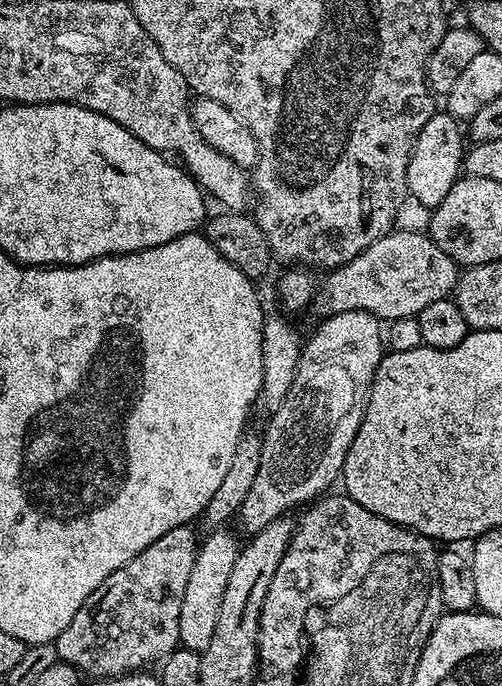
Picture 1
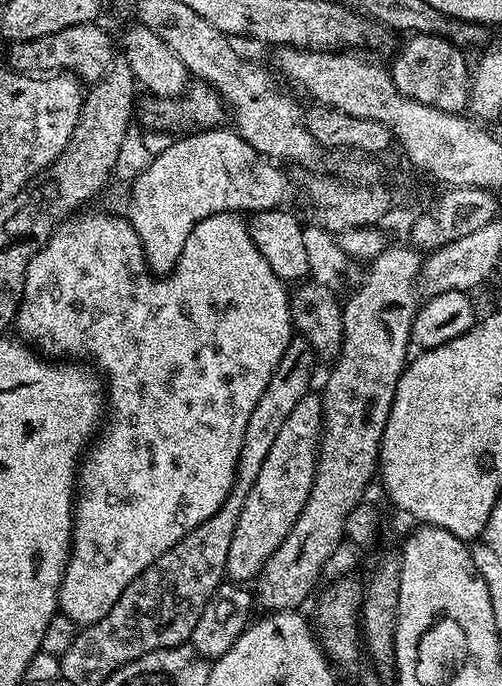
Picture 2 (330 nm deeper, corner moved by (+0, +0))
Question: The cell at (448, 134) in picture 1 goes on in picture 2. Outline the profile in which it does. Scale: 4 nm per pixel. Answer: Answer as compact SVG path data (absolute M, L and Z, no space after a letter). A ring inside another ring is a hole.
M412 34L405 40L408 41L399 45L390 60L394 86L406 94L406 98L414 98L438 110L463 113L470 104L470 60L468 64L465 49L451 44L444 36Z

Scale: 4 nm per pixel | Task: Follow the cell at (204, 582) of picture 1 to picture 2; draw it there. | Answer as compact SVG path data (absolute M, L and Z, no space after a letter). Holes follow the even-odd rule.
M315 391L304 395L302 402L294 406L290 418L286 418L282 430L278 430L278 439L270 446L266 462L250 494L246 494L242 514L238 514L238 526L230 538L230 554L226 558L226 576L232 582L255 581L264 568L264 563L282 546L282 542L291 534L294 522L310 498L310 490L316 473L316 457L320 451L320 435L324 432L324 411L320 396Z

